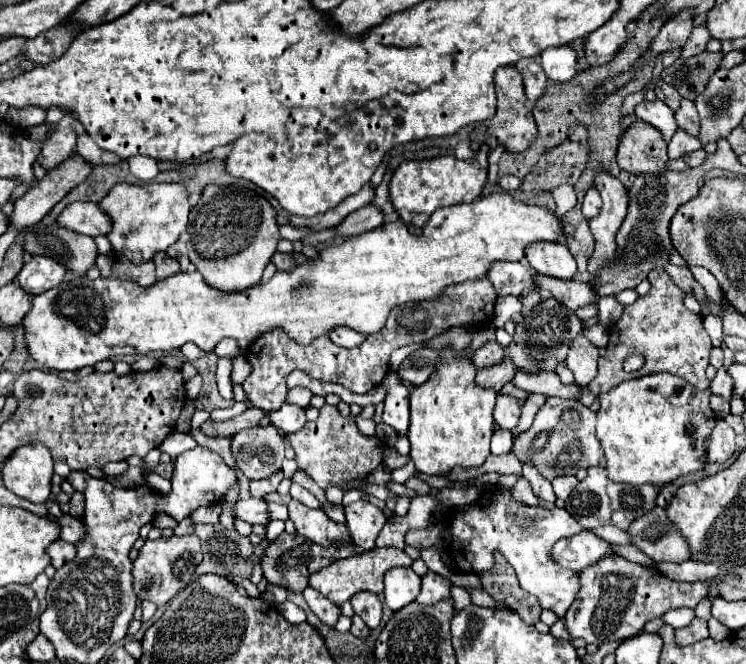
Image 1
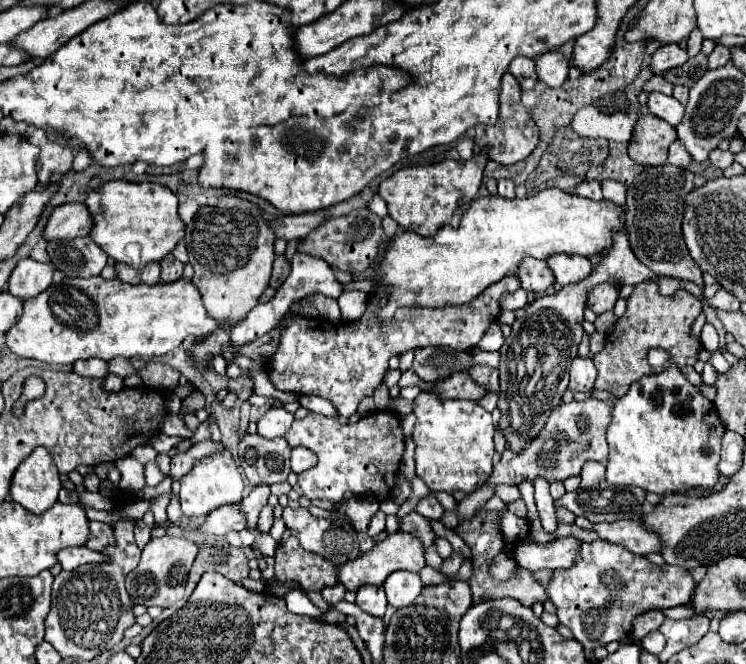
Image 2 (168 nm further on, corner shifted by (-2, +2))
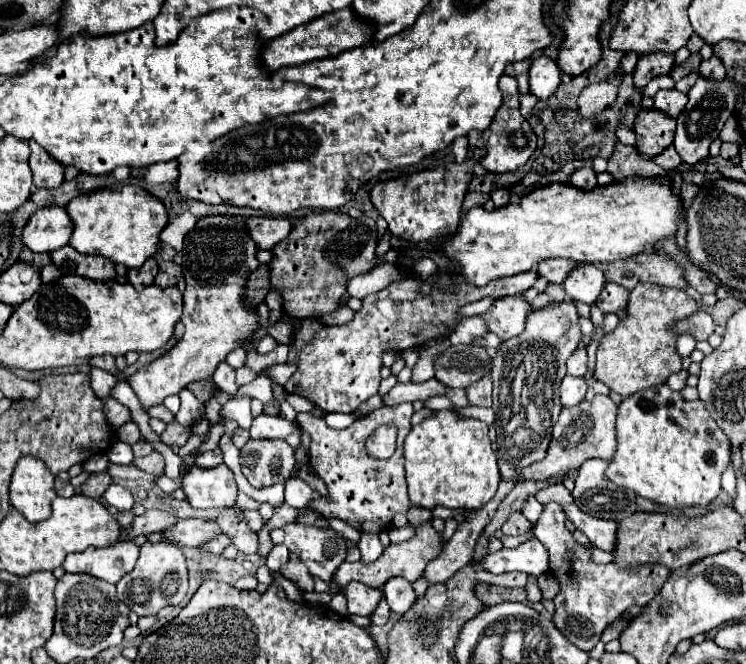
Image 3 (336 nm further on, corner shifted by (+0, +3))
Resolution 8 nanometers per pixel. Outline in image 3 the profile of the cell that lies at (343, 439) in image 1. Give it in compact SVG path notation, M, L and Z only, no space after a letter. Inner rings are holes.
M412 404L380 406L378 410L354 420L352 426L342 428L342 430L330 428L324 418L318 418L310 412L300 412L296 418L296 424L302 432L308 432L312 438L308 464L324 480L328 494L330 494L330 500L324 500L324 498L312 500L304 509L307 512L318 512L322 518L324 516L342 518L344 522L348 522L360 532L386 530L394 514L406 512L410 504L408 490L406 490L406 478L404 478L404 438L410 432L412 412L414 412ZM382 424L390 424L398 430L396 452L386 460L372 458L366 452L366 440Z

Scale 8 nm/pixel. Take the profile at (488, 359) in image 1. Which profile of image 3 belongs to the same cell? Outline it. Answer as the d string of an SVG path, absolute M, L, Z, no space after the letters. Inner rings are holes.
M490 374L482 376L478 382L466 388L468 400L472 406L490 406L492 404L492 378Z

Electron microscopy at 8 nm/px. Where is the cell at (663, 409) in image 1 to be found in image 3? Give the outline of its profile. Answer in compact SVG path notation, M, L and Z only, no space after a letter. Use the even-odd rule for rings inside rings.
M658 384L648 390L640 390L622 400L618 406L616 420L618 450L608 464L606 476L622 488L634 490L638 496L644 496L656 504L670 508L684 506L706 506L720 492L720 476L730 462L730 442L720 426L712 420L702 400L688 402L676 390L670 390L668 384Z

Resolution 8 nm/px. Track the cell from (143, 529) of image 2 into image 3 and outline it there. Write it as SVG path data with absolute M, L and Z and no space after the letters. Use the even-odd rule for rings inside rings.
M118 542L108 548L92 548L68 554L64 570L72 574L90 574L116 584L136 564L140 546L134 542Z

